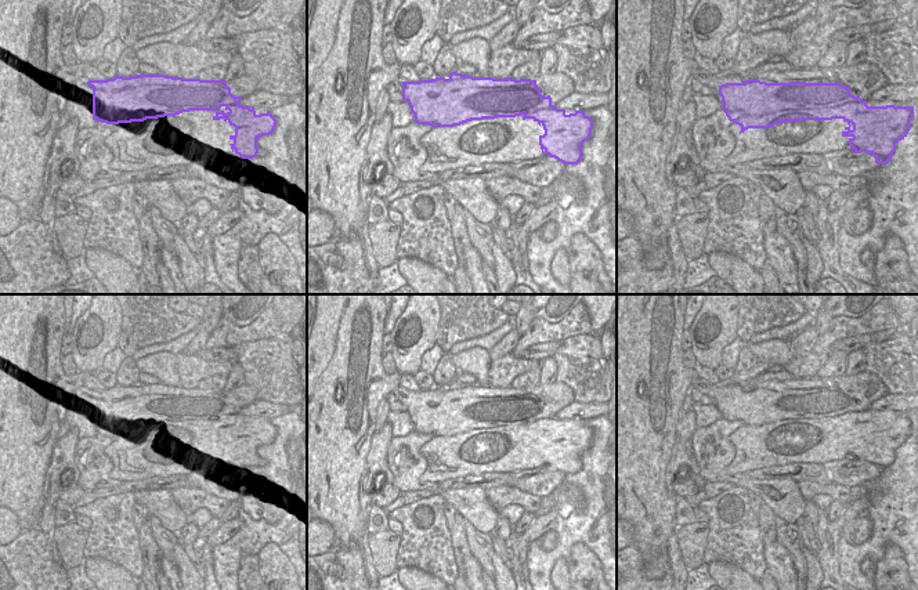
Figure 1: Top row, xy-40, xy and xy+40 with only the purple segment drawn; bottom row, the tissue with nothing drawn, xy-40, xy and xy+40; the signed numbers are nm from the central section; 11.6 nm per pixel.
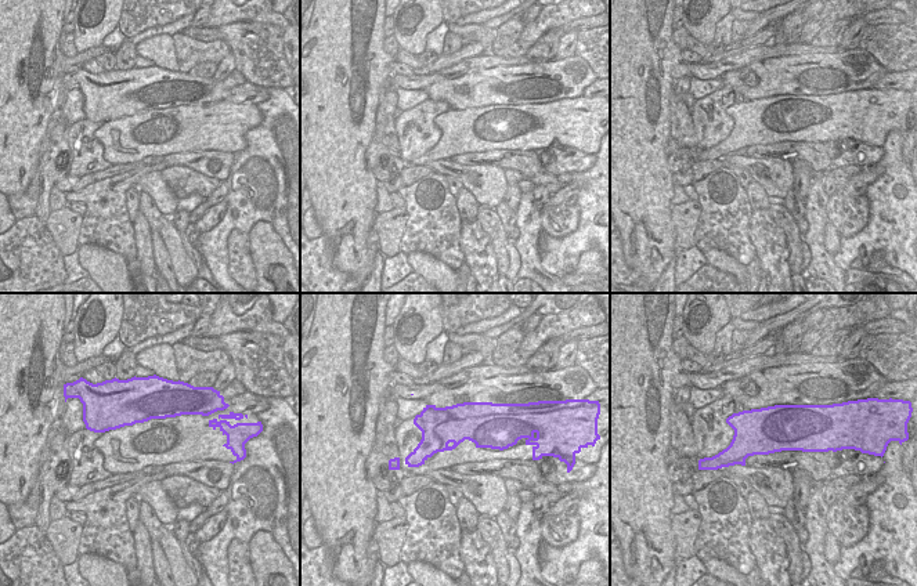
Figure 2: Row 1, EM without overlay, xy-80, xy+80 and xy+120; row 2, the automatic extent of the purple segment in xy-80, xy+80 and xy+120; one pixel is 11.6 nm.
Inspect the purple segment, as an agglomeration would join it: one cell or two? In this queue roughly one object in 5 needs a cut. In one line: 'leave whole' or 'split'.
split

